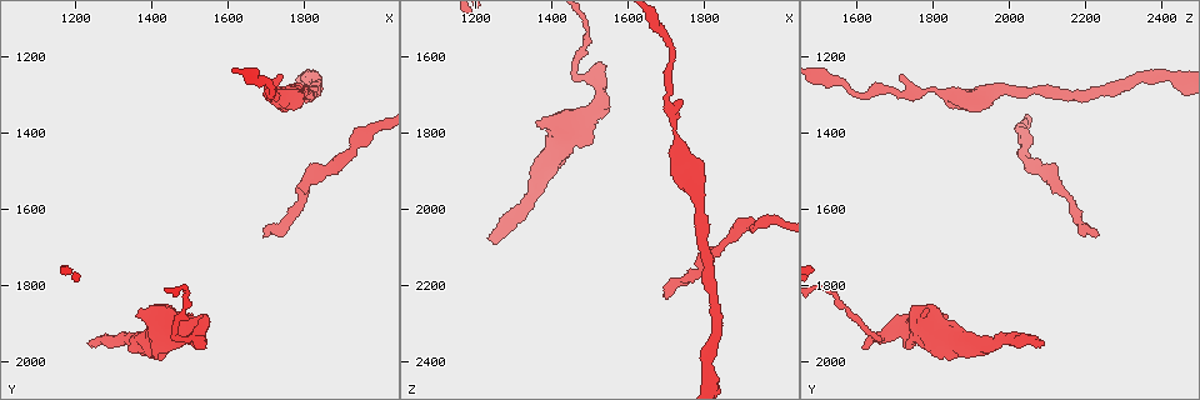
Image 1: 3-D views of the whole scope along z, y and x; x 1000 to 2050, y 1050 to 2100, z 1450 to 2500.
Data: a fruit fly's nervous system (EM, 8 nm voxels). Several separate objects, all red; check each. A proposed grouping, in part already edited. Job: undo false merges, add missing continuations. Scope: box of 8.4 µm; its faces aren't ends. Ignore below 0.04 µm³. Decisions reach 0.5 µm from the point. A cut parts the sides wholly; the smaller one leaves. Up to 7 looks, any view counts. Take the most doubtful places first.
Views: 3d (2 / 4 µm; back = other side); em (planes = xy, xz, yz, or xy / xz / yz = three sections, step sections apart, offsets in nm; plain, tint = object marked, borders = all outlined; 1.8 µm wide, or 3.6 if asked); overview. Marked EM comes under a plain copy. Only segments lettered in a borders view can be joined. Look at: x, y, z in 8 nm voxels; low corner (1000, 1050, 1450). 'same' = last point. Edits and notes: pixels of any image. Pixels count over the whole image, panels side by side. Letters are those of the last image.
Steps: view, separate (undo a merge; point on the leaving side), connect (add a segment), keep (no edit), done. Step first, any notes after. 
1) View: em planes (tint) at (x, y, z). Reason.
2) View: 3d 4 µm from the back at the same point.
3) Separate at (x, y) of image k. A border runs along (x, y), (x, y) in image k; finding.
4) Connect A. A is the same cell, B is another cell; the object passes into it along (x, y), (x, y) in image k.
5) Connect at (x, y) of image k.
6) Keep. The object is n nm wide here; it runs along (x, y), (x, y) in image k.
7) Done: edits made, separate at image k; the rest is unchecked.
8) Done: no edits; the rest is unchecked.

View: em xz step 4 (borders) at (1250, 1945, 2090).

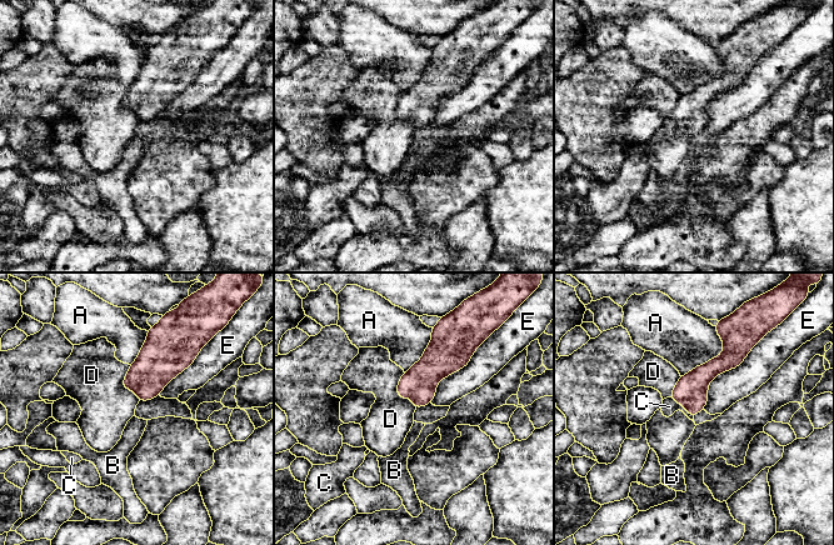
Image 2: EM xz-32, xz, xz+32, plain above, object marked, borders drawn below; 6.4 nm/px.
View: em xy step 8 (borders) at the same point. Cut it another way.

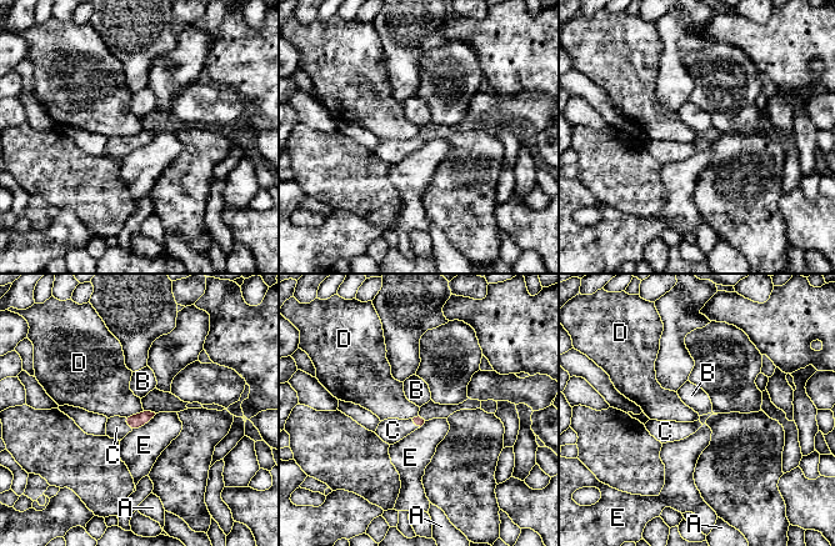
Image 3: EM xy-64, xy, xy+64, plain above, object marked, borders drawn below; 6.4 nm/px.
Connect C. C is the same cell, A, B, D and E are other cells; the object passes into it along (136, 421), (126, 424), (116, 427) in image 3; it goes on there.

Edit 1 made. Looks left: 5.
View: em planes (borders) at (1695, 1665, 2230). An open end.

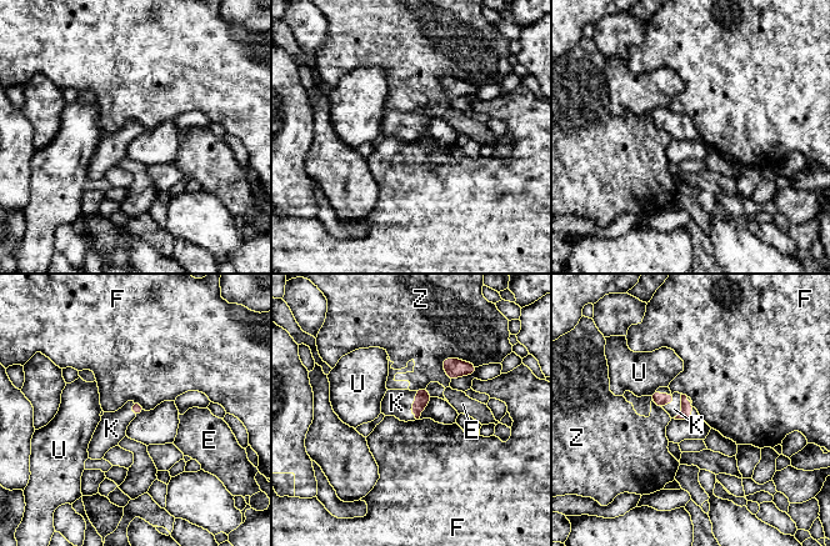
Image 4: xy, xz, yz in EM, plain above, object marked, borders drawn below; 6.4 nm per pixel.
Connect K. K is the same cell, E, F, U and Z are other cells; the object passes into it along (423, 397), (411, 405), (396, 402) in image 4; the cell continues.

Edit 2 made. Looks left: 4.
View: overview.

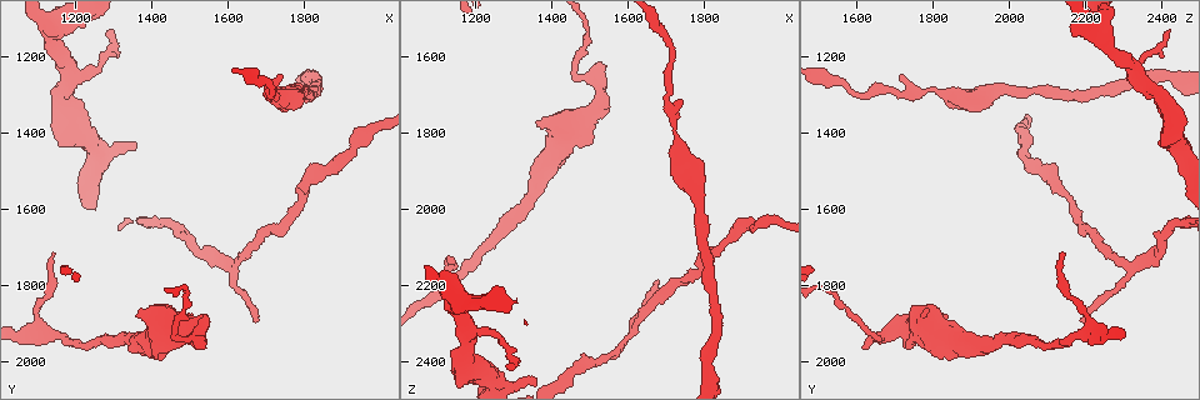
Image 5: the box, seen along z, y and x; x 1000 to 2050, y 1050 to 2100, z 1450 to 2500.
View: em yz step 8 (tint) at (1140, 1130, 2245). Abrupt turn.

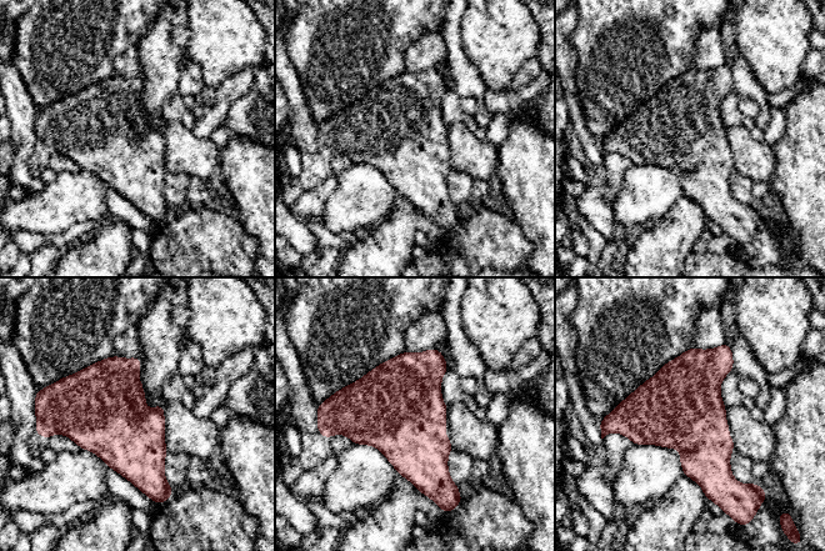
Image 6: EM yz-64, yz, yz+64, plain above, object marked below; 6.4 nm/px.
View: em planes (borders) at the same point. Cut it another way.

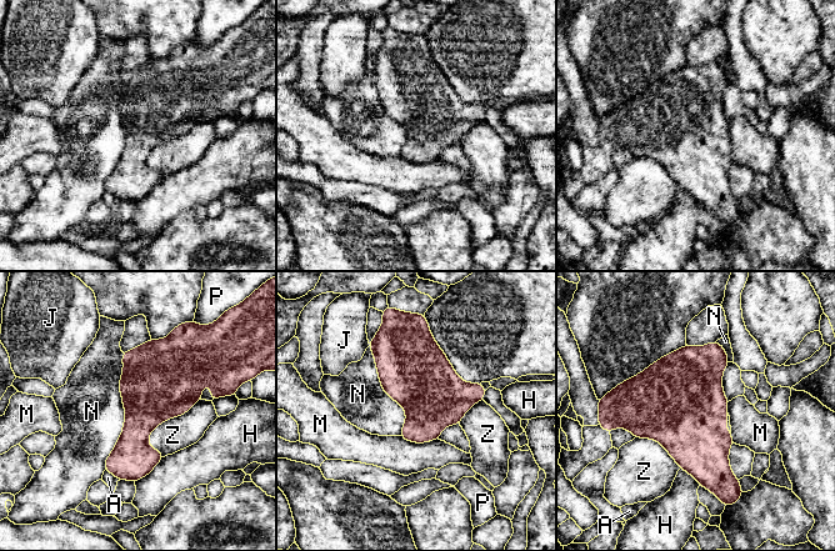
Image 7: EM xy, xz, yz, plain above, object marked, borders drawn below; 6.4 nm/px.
Keep. The longest contact is with N, 750 nm; A, H, J, M, N, P and Z are other cells; a border runs along (123, 352), (125, 422), (104, 469) in image 7; all the same cell.

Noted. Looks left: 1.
Done: edits made, connect at image 3, connect at image 4; the rest is unchecked.

